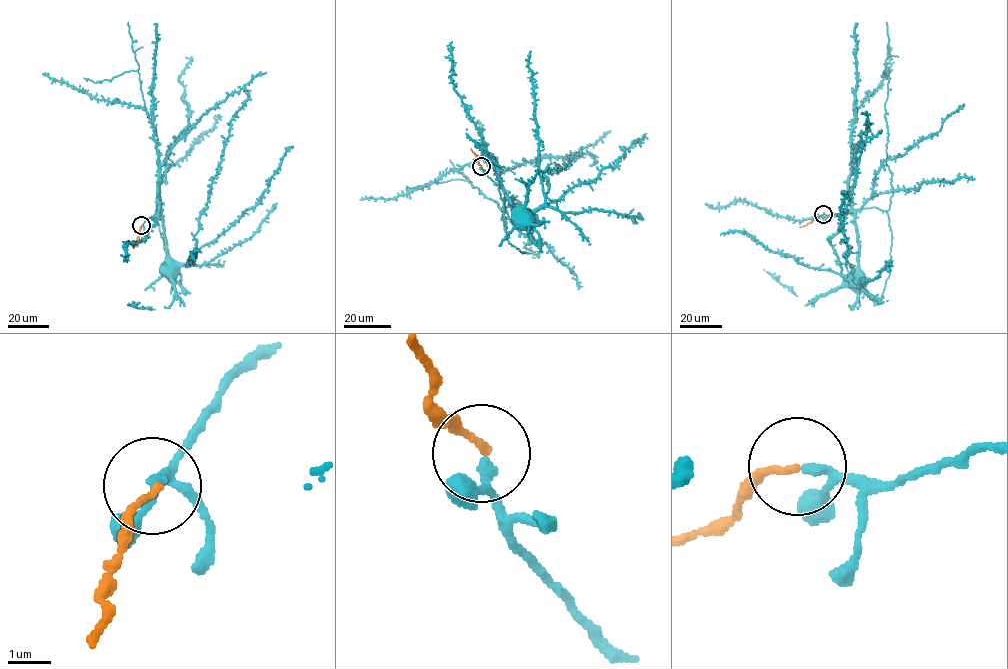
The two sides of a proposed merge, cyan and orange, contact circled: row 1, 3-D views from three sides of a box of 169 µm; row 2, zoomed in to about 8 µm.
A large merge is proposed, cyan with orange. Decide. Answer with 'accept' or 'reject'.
accept

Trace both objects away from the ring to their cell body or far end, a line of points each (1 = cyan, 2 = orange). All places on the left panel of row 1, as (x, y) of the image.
1: (141, 225), (154, 215), (159, 200), (168, 266)
2: (141, 225), (133, 248)

